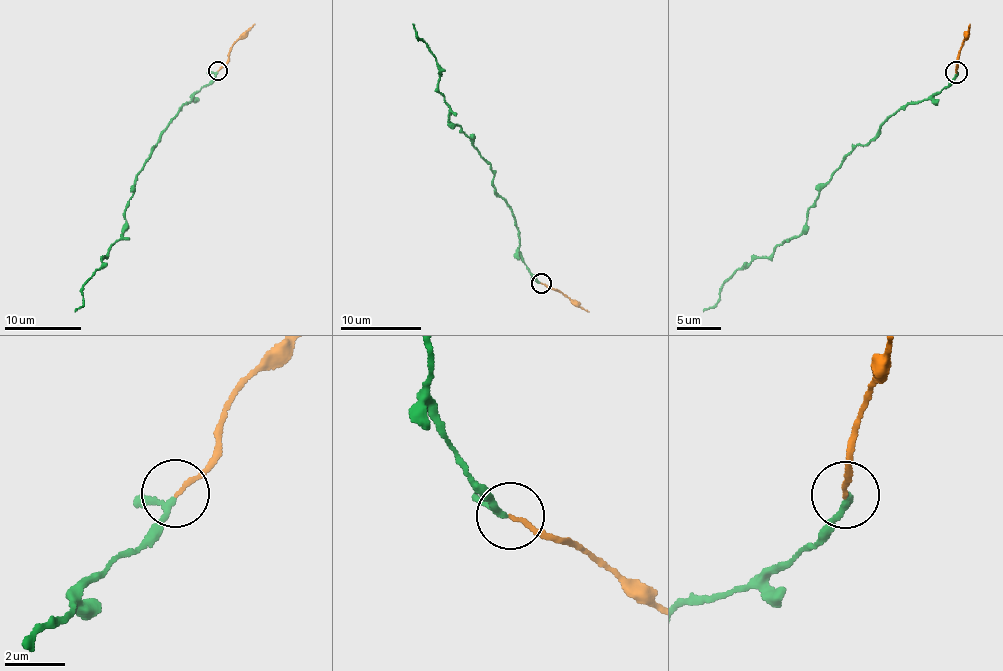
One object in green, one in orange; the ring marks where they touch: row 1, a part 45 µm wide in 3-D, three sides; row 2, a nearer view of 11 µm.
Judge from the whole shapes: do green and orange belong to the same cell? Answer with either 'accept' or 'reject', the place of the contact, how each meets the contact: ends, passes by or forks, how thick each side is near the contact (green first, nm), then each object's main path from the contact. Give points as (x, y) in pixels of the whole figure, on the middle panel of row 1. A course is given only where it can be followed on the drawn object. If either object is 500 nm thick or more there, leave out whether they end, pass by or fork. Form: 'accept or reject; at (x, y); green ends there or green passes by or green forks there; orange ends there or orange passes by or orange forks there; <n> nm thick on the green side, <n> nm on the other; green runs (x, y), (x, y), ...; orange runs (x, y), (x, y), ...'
accept; at (541, 283); green passes by; orange ends there; 160 nm thick on the green side, 140 nm on the other; green runs (540, 283), (522, 260), (517, 221), (485, 159), (448, 118), (438, 89), (440, 66), (412, 23); orange runs (540, 283), (564, 294), (588, 311)

